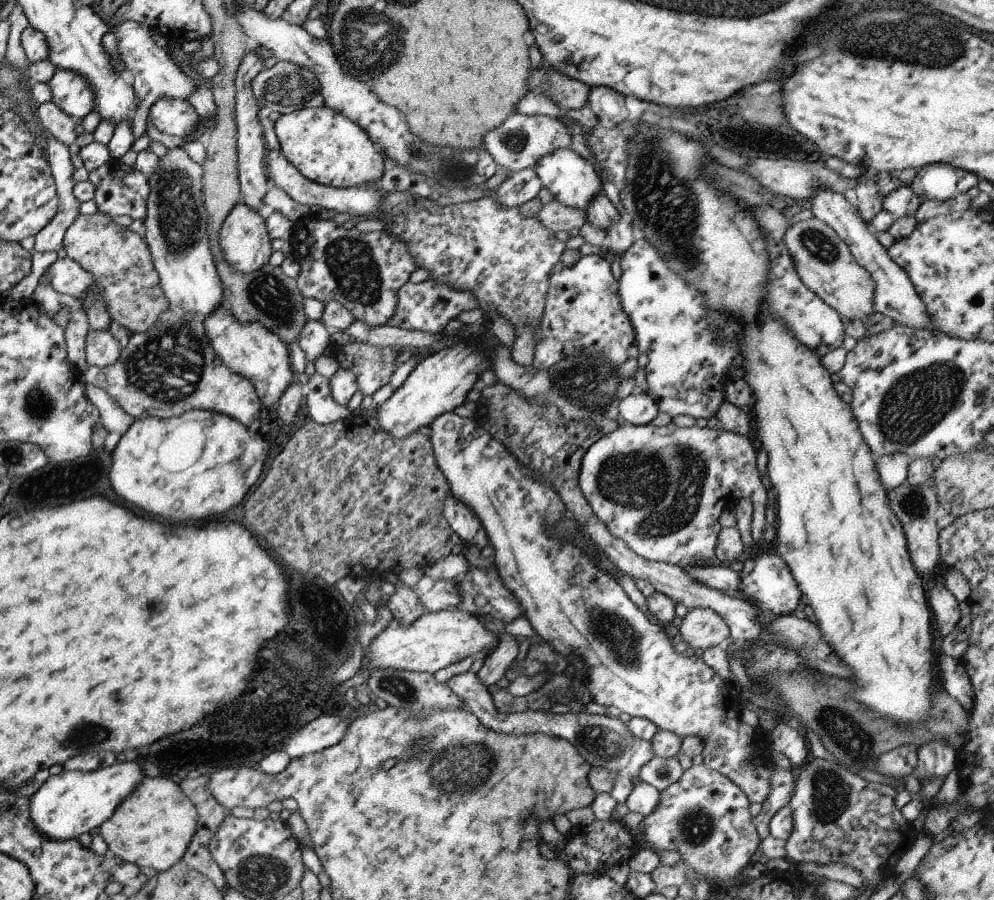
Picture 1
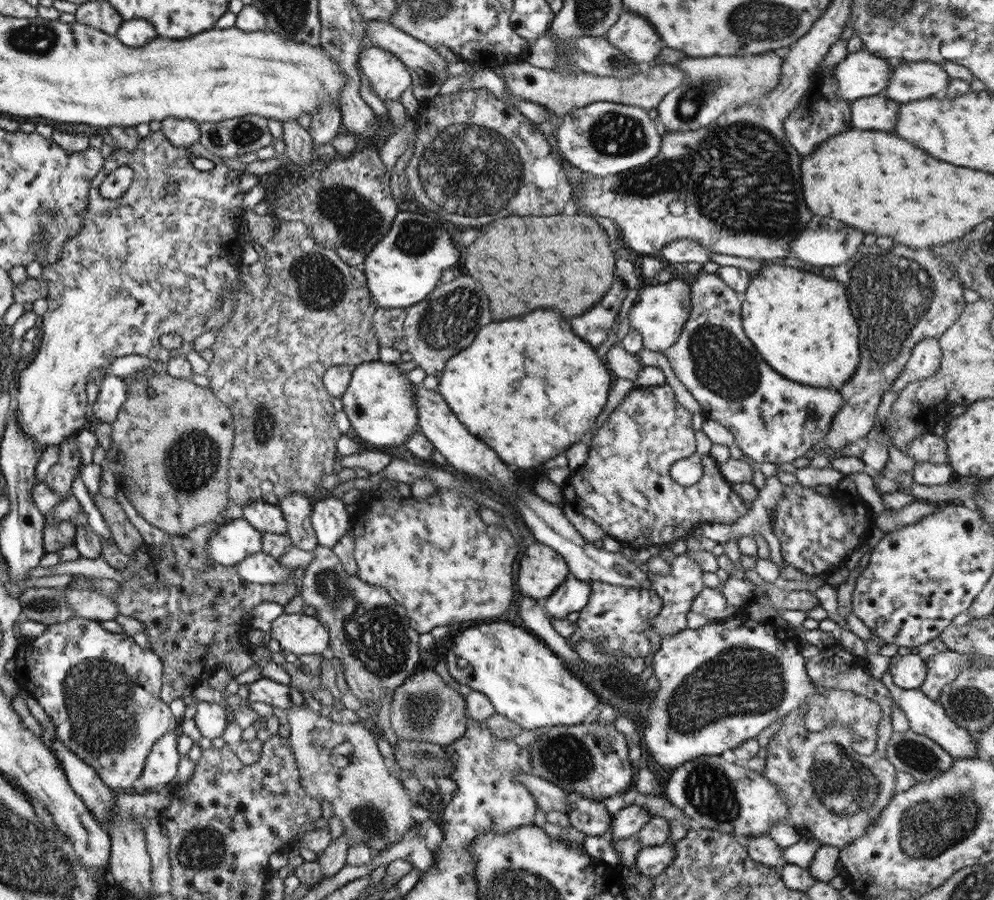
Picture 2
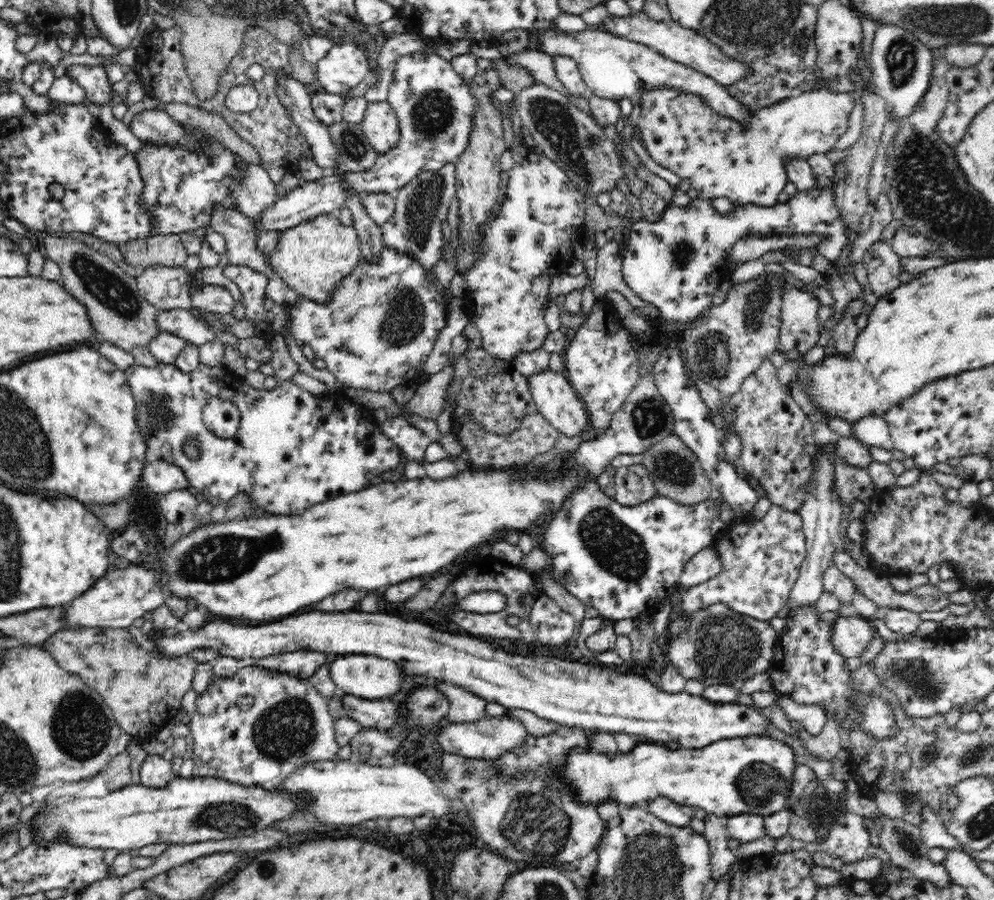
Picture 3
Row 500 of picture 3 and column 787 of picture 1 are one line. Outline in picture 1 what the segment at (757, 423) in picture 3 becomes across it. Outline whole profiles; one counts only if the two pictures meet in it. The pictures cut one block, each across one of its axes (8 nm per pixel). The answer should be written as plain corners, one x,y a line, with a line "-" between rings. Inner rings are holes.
773,765
770,778
770,791
767,798
761,803
761,810
752,818
758,837
764,839
769,836
768,824
771,817
788,804
794,789
795,773
793,770
784,770

